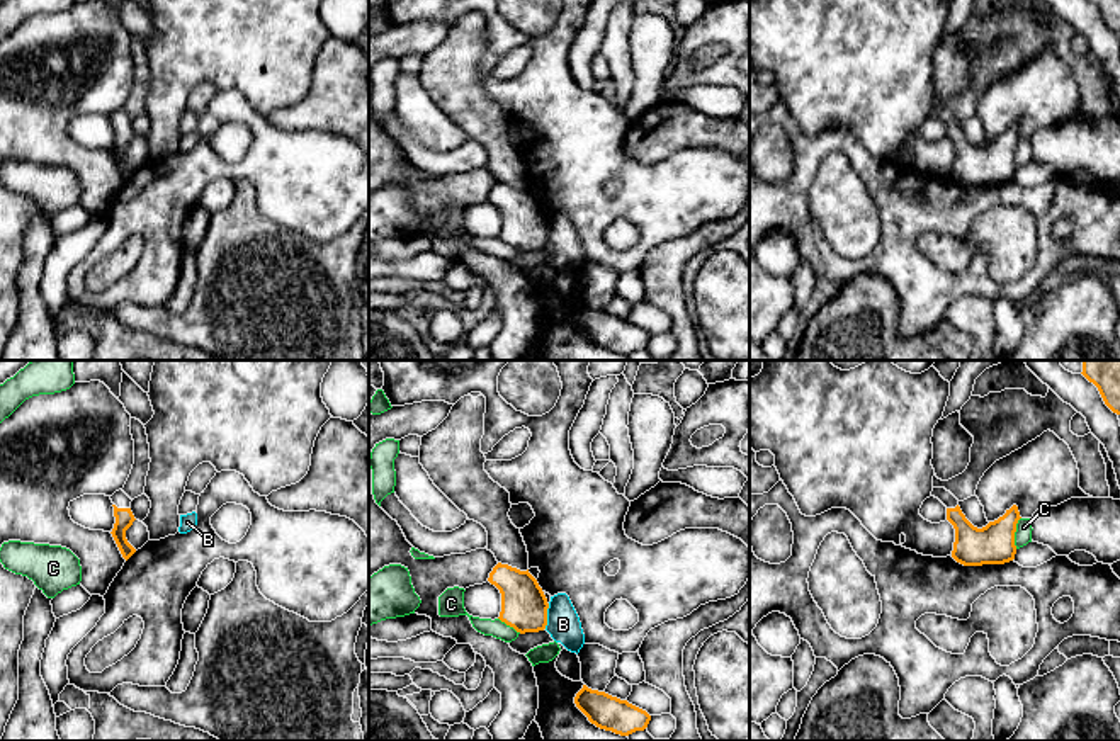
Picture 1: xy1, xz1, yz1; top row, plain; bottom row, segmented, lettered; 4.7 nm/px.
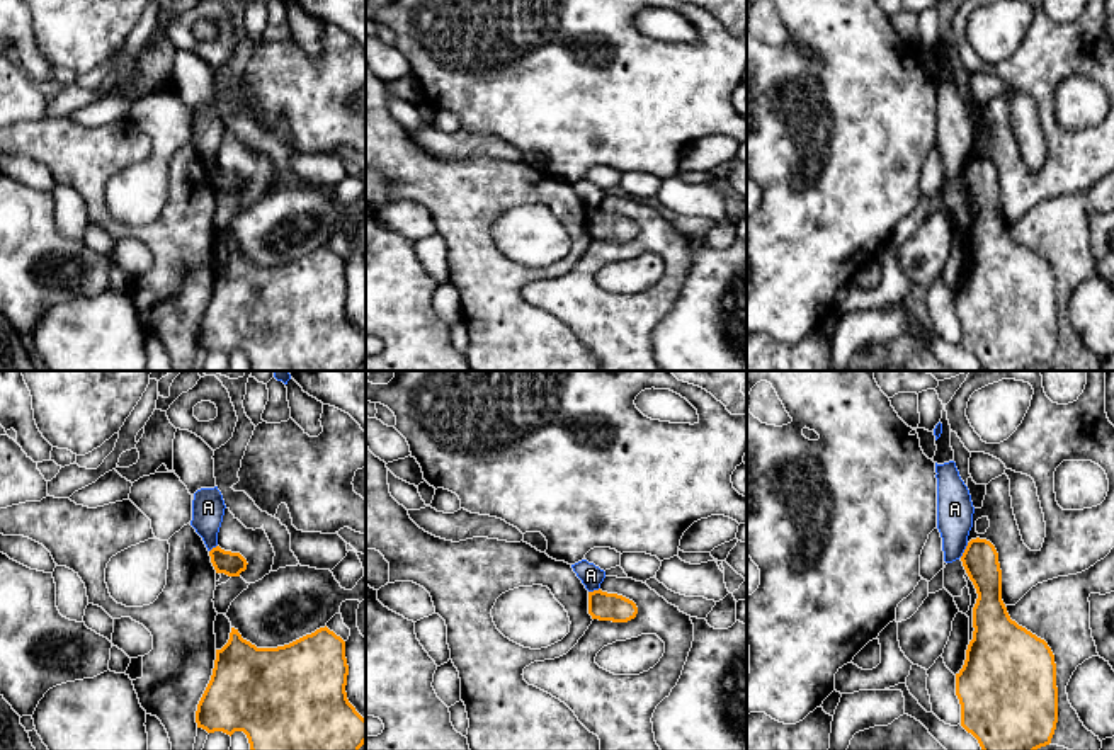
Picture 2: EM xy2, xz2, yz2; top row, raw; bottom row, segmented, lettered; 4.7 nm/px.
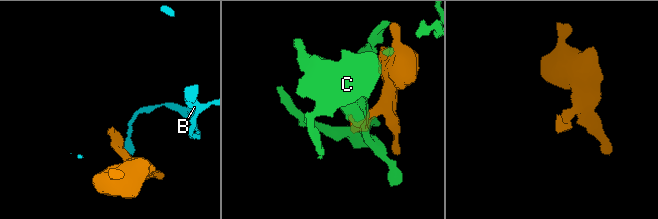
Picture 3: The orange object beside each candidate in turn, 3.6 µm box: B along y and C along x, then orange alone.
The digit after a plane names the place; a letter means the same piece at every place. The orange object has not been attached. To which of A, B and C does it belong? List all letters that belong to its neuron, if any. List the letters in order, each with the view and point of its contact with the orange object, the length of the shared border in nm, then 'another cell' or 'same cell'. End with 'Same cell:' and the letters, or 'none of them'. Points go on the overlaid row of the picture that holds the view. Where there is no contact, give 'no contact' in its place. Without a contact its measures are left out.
A: yz2 (965, 550) | 80 nm | another cell
B: xz1 (546, 616) | 120 nm | another cell
C: yz1 (1015, 531) | 150 nm | another cell
Same cell: none of them

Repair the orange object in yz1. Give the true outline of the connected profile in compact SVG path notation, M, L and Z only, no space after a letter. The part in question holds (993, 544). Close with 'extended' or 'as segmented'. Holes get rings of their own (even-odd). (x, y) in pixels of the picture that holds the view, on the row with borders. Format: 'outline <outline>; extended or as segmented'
outline M933 488L931 496L947 506L947 520L955 529L952 557L964 566L1004 564L1015 559L1015 532L1021 518L1013 505L1003 517L986 527L974 527L959 506L959 500L945 488Z; extended

